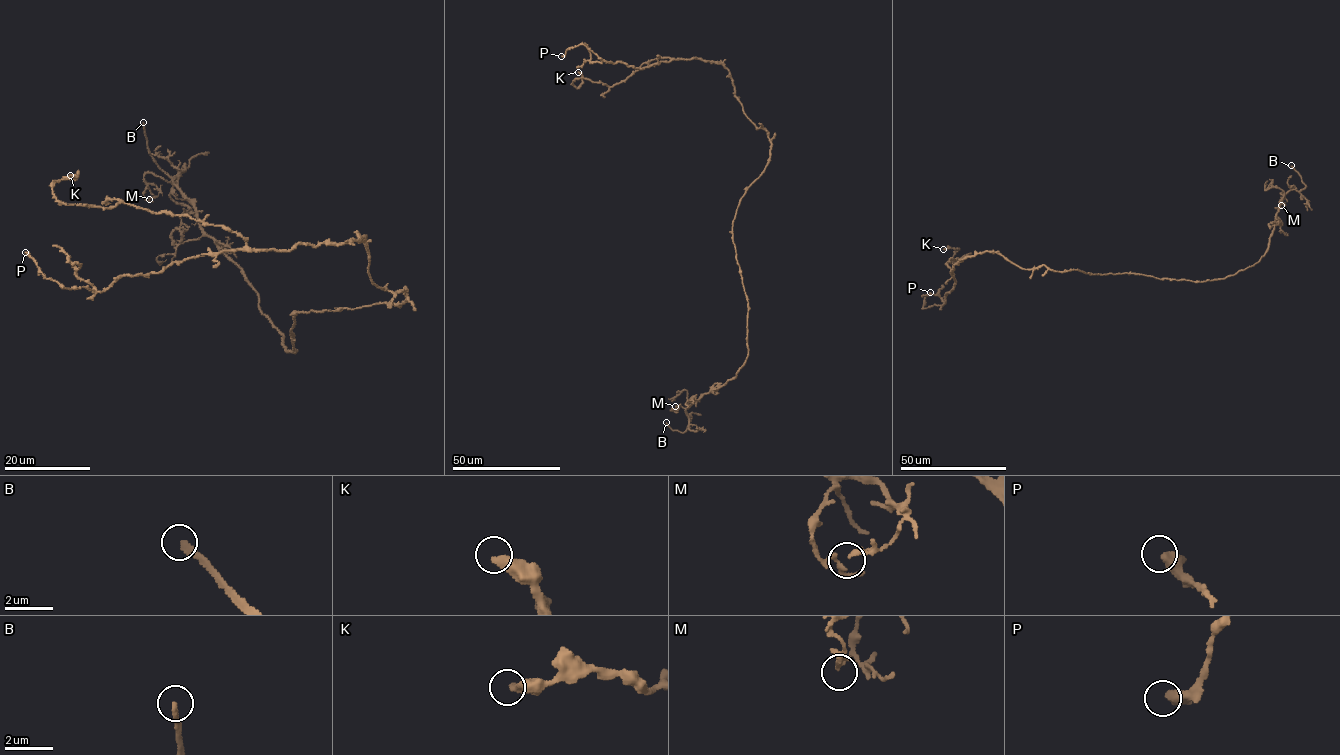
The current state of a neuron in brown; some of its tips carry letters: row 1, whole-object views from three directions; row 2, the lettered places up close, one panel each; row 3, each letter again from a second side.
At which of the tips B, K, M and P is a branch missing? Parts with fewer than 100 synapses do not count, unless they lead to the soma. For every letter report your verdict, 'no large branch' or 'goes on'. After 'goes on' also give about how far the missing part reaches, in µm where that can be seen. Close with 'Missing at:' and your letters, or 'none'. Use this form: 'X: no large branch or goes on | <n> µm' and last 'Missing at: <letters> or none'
B: goes on | 20 µm
K: no large branch
M: no large branch
P: no large branch
Missing at: B

